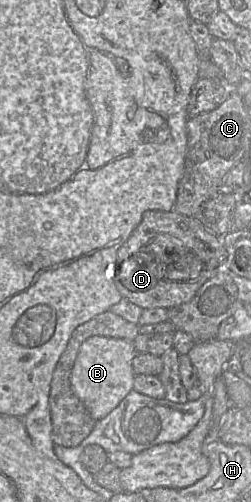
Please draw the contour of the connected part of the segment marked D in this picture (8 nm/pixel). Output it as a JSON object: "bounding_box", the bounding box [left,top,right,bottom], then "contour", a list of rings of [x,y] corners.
{"bounding_box":[115,210,227,309],"contour":[[[148,210],[118,250],[115,285],[122,297],[142,309],[170,309],[189,302],[207,280],[225,268],[226,259],[227,251],[222,238],[207,229],[198,218],[179,214],[175,210]]]}

